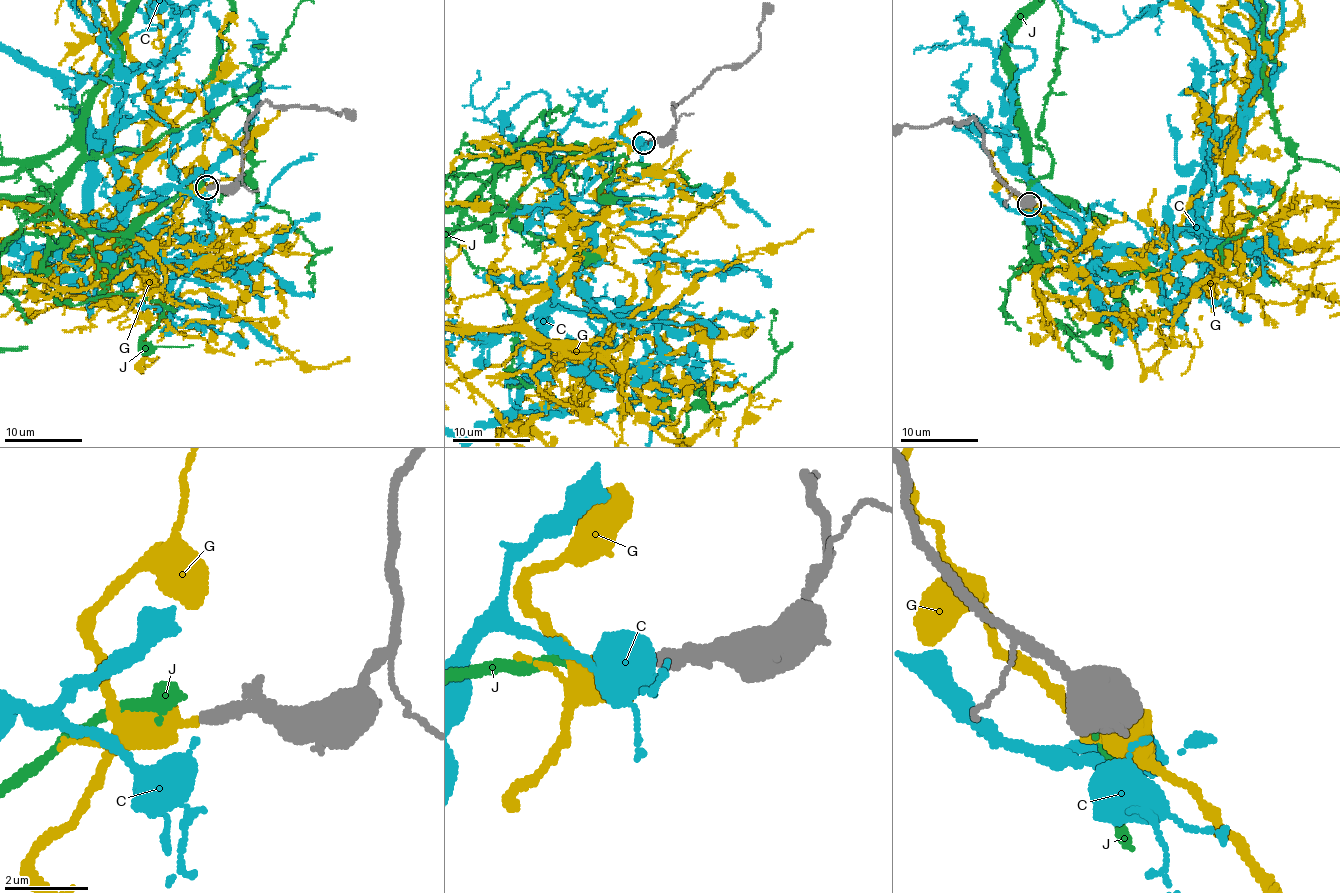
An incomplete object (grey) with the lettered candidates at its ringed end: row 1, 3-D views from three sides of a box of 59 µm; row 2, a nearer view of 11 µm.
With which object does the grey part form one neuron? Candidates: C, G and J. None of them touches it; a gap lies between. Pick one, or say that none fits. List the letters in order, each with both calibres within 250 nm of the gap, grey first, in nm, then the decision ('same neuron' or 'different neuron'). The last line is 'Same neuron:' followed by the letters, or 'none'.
C: 360/400 nm | different neuron
G: 360/650 nm | different neuron
J: 360/380 nm | same neuron
Same neuron: J

